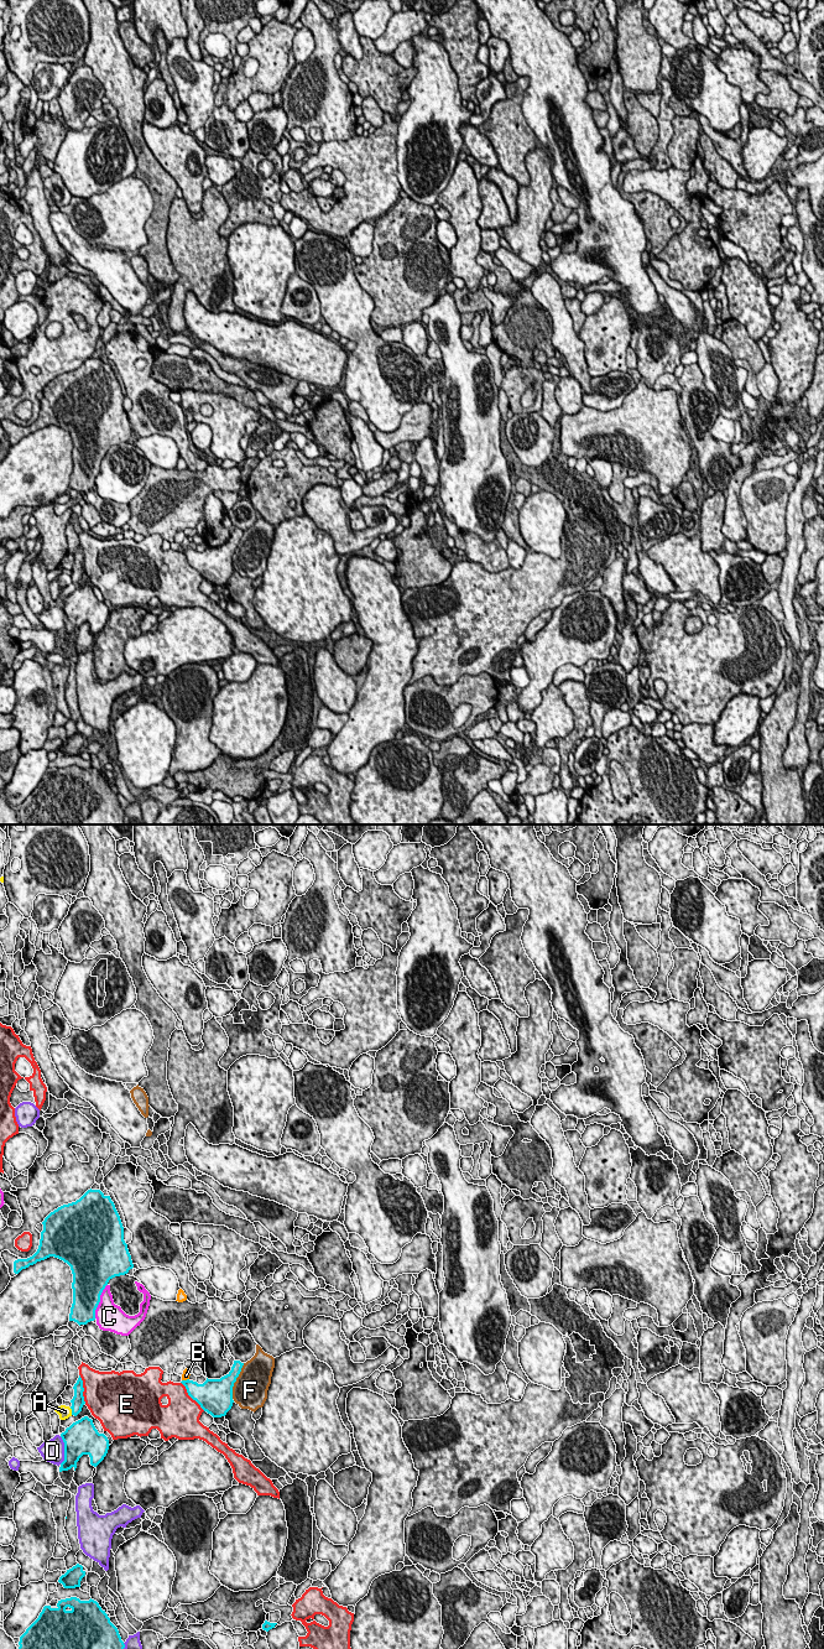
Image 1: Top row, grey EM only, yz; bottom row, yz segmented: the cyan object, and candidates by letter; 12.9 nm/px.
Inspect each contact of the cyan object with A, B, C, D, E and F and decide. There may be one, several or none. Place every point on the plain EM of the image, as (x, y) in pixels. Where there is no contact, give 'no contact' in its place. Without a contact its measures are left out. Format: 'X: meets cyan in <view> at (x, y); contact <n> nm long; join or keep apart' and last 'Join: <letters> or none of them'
A: meets cyan in yz at (72, 579); contact 100 nm long; keep apart
B: meets cyan in yz at (184, 549); contact 100 nm long; keep apart
C: meets cyan in yz at (99, 469); contact 480 nm long; keep apart
D: meets cyan in yz at (64, 618); contact 360 nm long; keep apart
E: meets cyan in yz at (191, 565); contact 500 nm long; keep apart
F: meets cyan in yz at (235, 549); contact 500 nm long; keep apart
Join: none of them

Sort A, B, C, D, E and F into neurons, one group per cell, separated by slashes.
A / B / C / D / E / F

